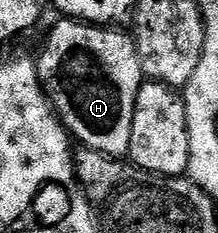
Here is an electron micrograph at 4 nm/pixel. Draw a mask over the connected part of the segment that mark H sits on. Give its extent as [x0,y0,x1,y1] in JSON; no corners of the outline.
[36,18,143,158]

